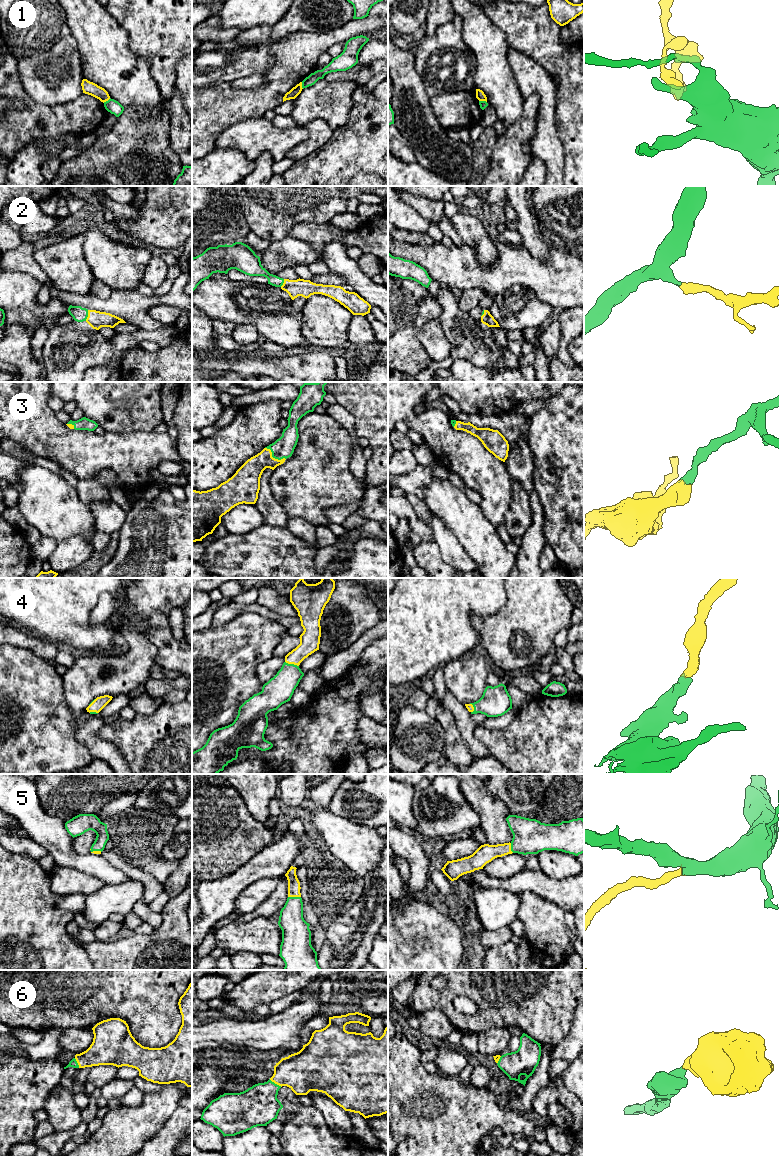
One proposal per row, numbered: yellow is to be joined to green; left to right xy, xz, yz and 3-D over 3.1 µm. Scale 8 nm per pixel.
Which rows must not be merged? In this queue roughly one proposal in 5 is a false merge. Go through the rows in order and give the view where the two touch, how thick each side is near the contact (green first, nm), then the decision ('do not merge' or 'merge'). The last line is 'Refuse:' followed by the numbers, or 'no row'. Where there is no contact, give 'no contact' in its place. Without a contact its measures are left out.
1: meets green in yz; 60 nm thick on the green side, 70 nm on the other; do not merge
2: meets green in xy; 120 nm thick on the green side, 140 nm on the other; merge
3: meets green in xz; 160 nm thick on the green side, 190 nm on the other; merge
4: meets green in xz; 220 nm thick on the green side, 160 nm on the other; merge
5: meets green in xz; 220 nm thick on the green side, 100 nm on the other; merge
6: meets green in xz; 320 nm thick on the green side, 320 nm on the other; merge
Refuse: 1

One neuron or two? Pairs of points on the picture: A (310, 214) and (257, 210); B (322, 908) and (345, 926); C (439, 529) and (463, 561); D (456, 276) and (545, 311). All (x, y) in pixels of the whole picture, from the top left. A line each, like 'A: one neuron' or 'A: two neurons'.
A: one neuron
B: two neurons
C: one neuron
D: two neurons

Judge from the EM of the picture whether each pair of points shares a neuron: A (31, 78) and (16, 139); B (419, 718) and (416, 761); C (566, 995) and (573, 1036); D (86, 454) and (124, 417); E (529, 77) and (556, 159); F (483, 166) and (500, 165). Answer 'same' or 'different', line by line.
A: different
B: same
C: different
D: different
E: same
F: different

